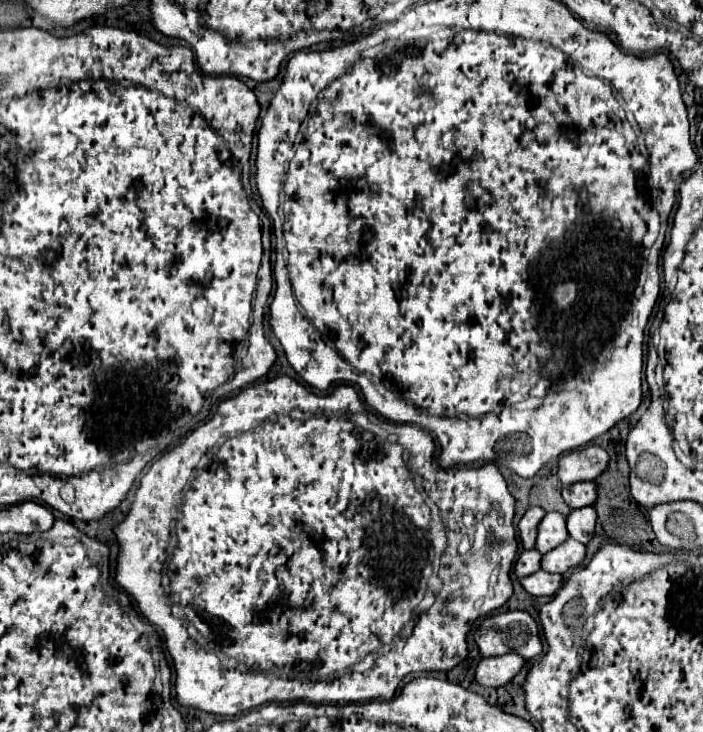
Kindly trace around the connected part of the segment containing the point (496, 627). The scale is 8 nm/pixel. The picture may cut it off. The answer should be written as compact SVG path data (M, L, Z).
M523 610L481 618L473 638L483 658L513 652L525 660L531 660L543 652L537 622Z

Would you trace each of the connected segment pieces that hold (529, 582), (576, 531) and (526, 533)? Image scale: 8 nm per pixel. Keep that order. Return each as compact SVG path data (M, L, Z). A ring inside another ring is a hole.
M539 570L519 582L531 596L553 596L561 588L561 574L547 574Z
M591 506L587 508L579 508L579 510L571 510L571 514L567 516L567 532L573 540L587 544L595 532L595 520L597 514Z
M529 508L523 518L519 520L519 538L521 538L521 544L523 548L533 548L535 546L535 538L537 538L537 526L543 518L543 510L541 508Z

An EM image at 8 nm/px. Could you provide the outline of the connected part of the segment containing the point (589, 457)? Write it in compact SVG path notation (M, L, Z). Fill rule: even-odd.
M585 446L579 450L573 450L559 460L557 476L563 486L571 482L583 482L583 480L595 480L609 464L609 456L599 446Z

